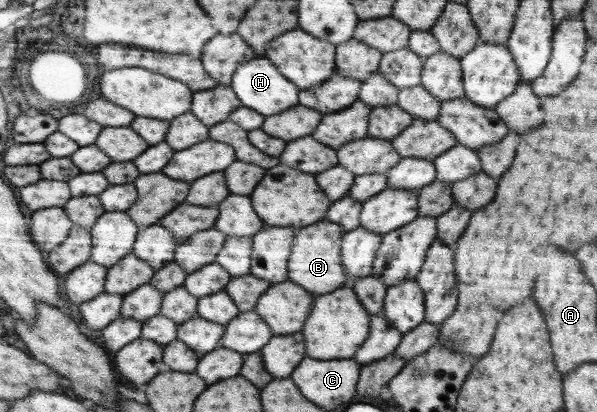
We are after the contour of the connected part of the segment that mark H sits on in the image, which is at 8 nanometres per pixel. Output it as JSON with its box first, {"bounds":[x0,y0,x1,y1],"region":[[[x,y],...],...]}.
{"bounds":[231,58,300,116],"region":[[[255,58],[245,64],[242,64],[237,72],[232,77],[231,89],[235,91],[237,99],[241,101],[242,105],[249,107],[261,113],[264,116],[277,115],[277,113],[285,112],[287,109],[296,107],[300,103],[300,90],[293,81],[289,81],[284,74],[273,62],[268,61],[267,58]]]}

